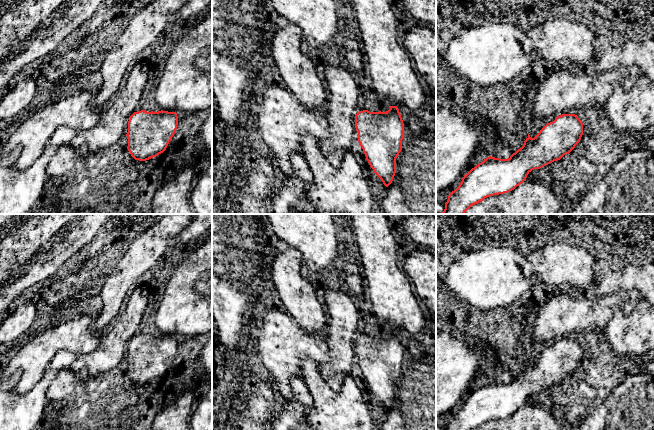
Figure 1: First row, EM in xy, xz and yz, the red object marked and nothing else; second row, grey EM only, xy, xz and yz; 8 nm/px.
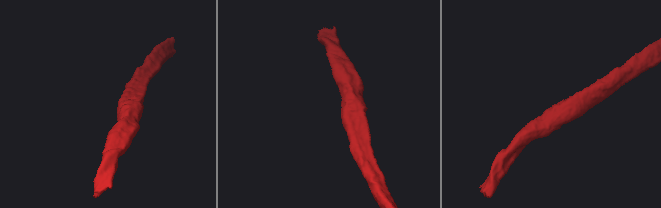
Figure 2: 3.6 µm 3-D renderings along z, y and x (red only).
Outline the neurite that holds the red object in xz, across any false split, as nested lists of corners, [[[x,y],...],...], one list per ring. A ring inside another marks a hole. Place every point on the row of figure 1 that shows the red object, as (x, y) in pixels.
[[[397,106],[386,112],[363,110],[355,116],[358,142],[370,167],[388,187],[396,173],[396,158],[402,150],[404,123]]]

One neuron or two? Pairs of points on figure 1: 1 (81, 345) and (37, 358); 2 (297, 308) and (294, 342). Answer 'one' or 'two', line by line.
1: one
2: two

